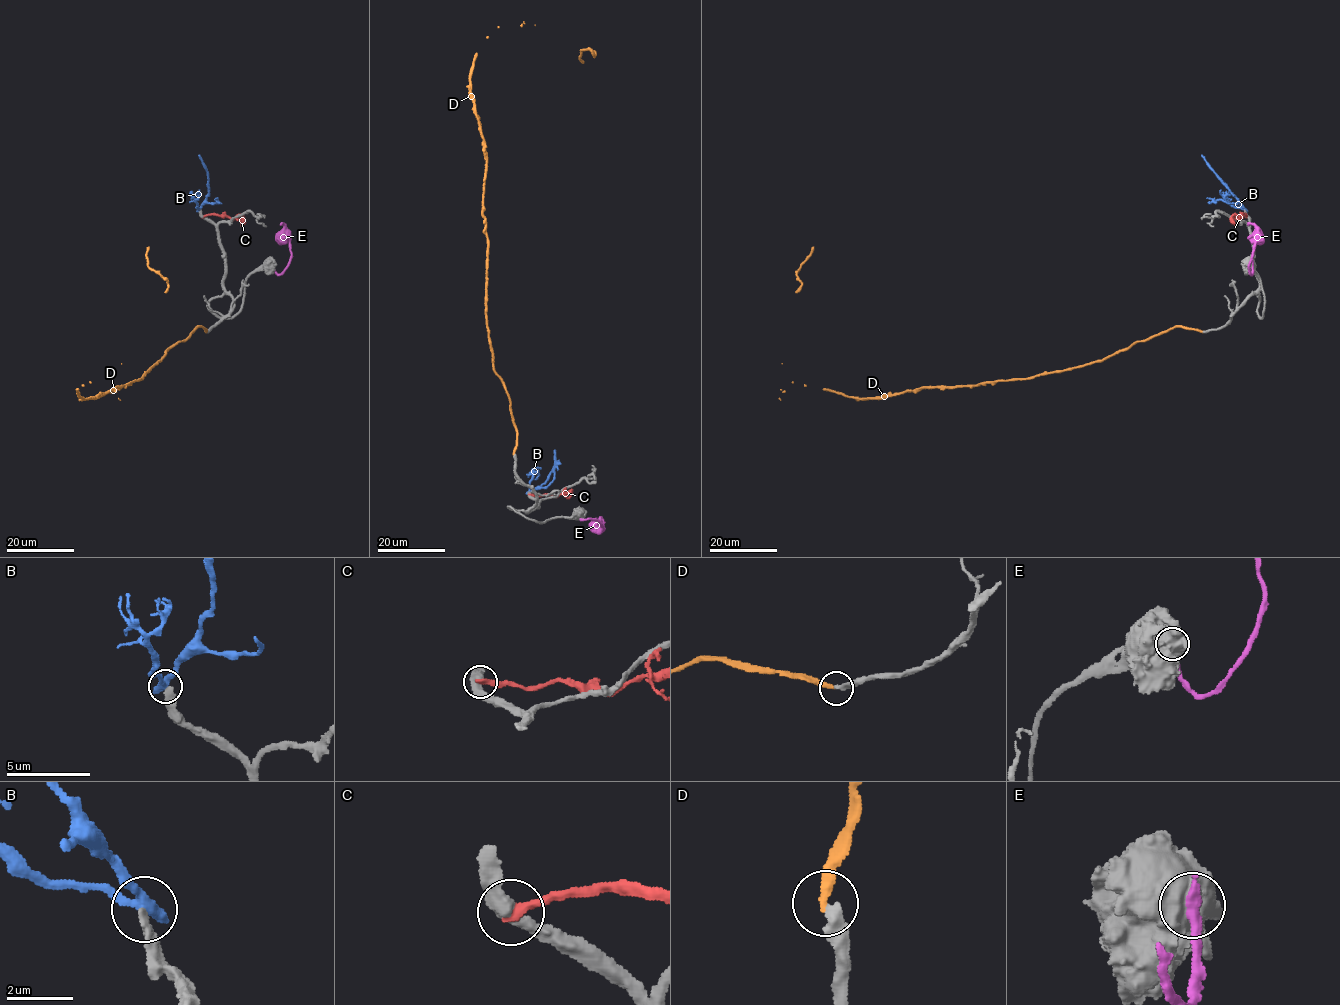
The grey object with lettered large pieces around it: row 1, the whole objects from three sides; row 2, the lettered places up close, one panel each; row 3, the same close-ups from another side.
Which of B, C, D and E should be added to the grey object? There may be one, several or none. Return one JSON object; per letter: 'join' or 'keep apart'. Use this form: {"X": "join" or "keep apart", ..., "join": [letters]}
{"B": "keep apart", "C": "keep apart", "D": "join", "E": "keep apart", "join": ["D"]}

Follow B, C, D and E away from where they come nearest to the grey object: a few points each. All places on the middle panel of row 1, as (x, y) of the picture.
B: (529, 492), (547, 480), (556, 460), (554, 450)
C: (529, 494), (557, 497), (566, 493)
D: (513, 454), (485, 306), (486, 152), (471, 72), (497, 27), (535, 25), (590, 49), (583, 63)
E: (581, 519), (594, 519), (602, 525), (600, 516)

